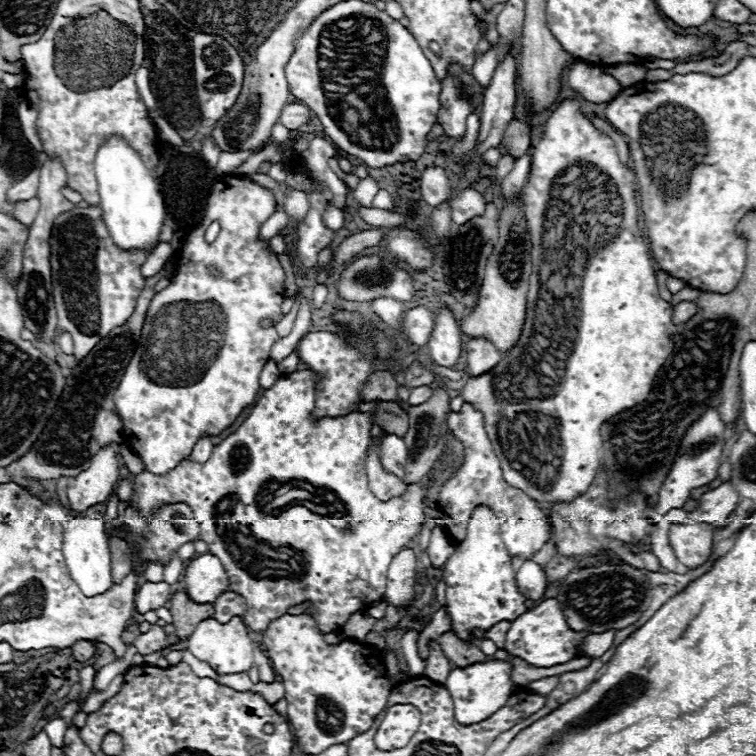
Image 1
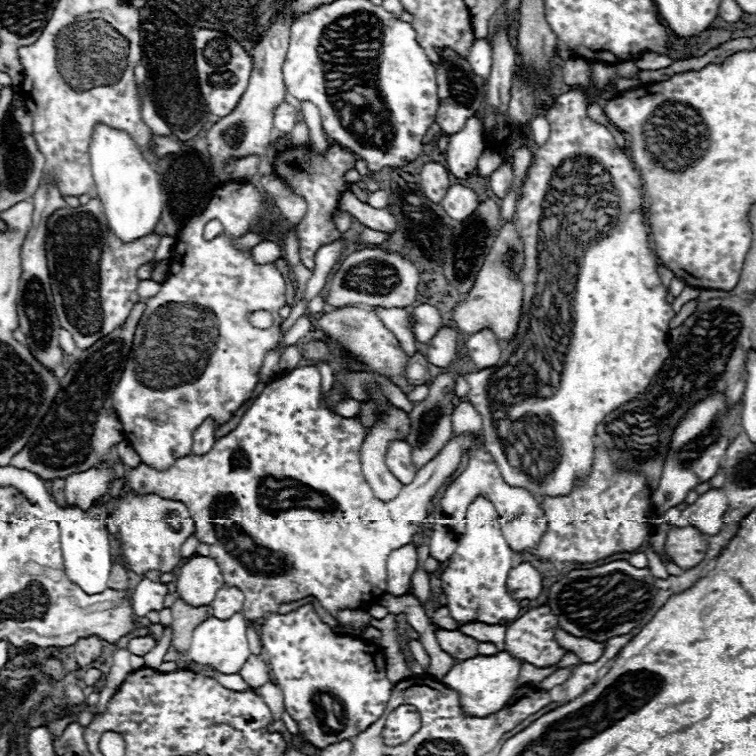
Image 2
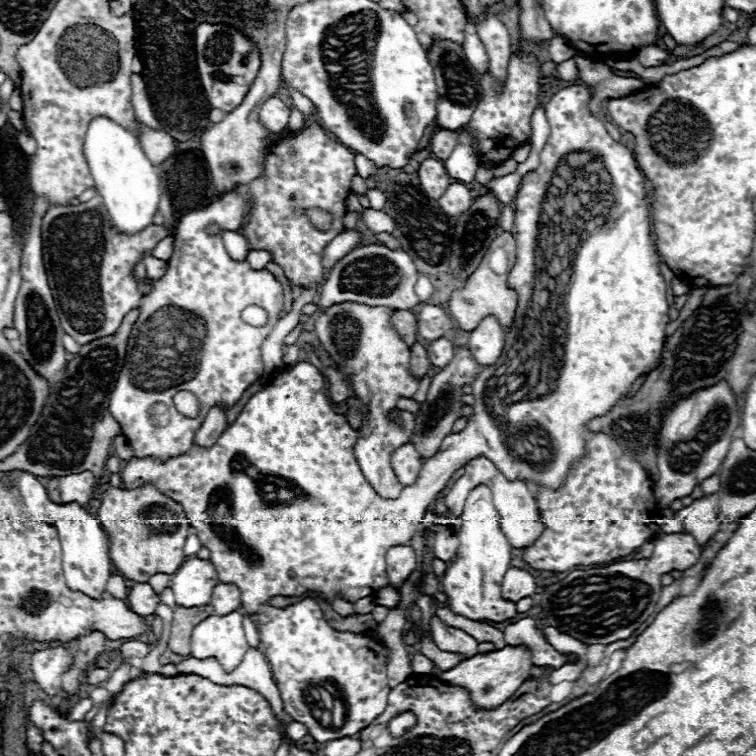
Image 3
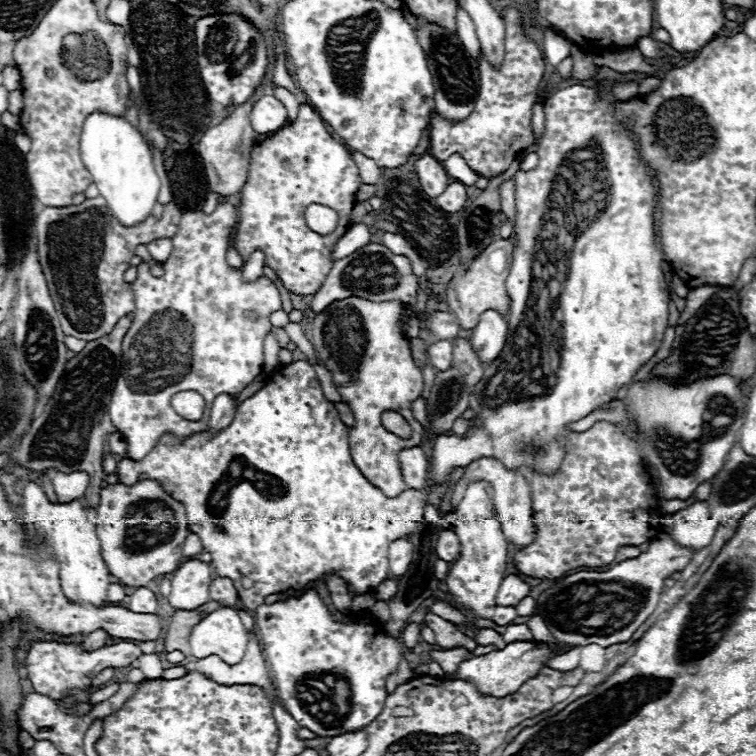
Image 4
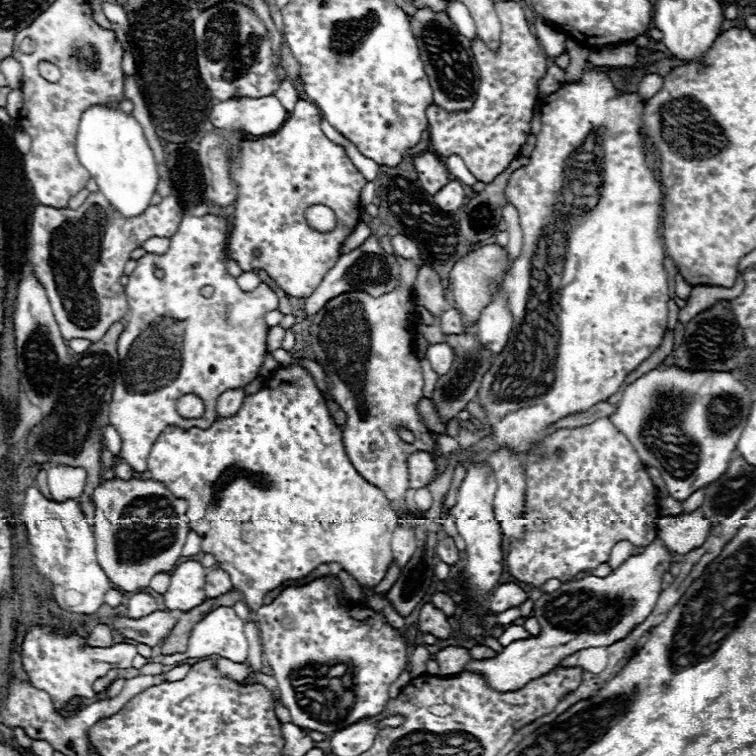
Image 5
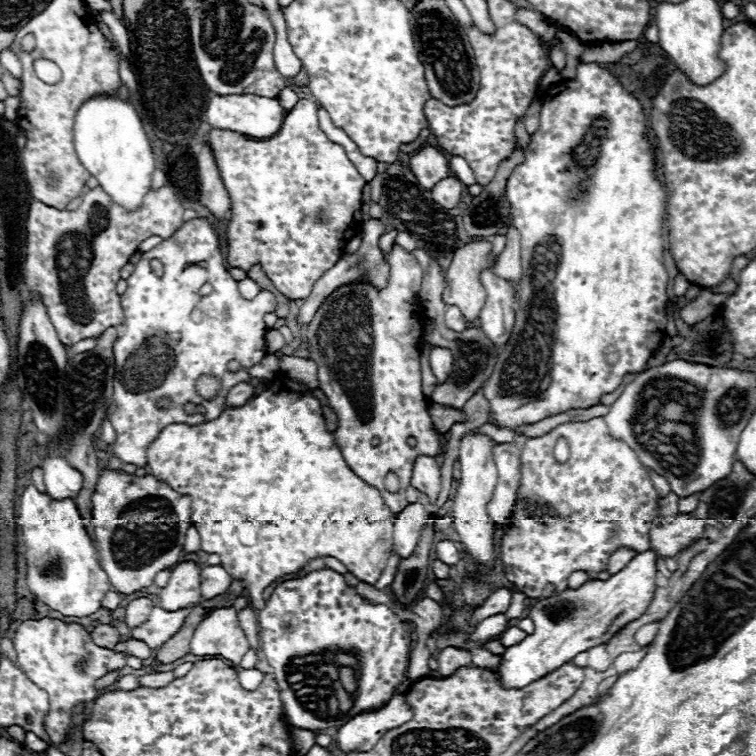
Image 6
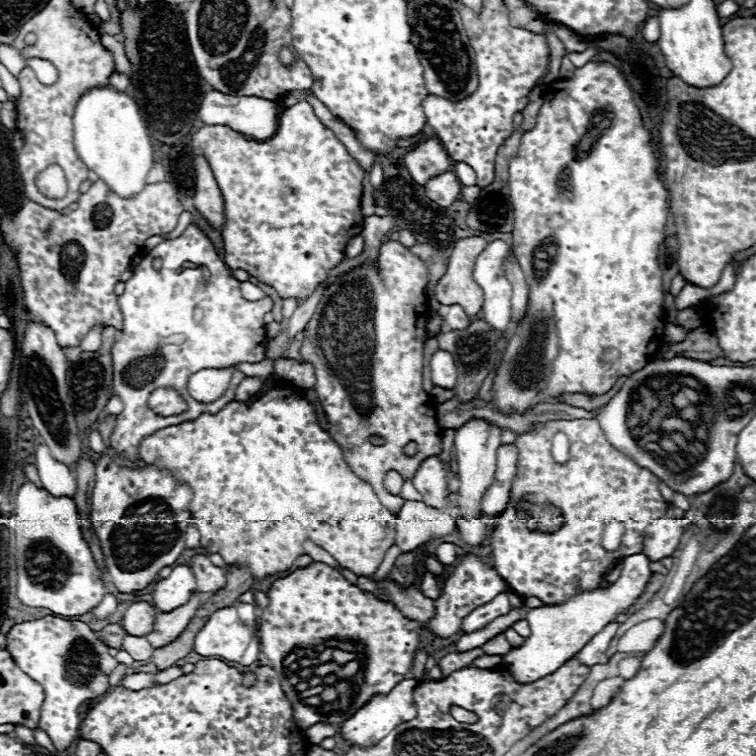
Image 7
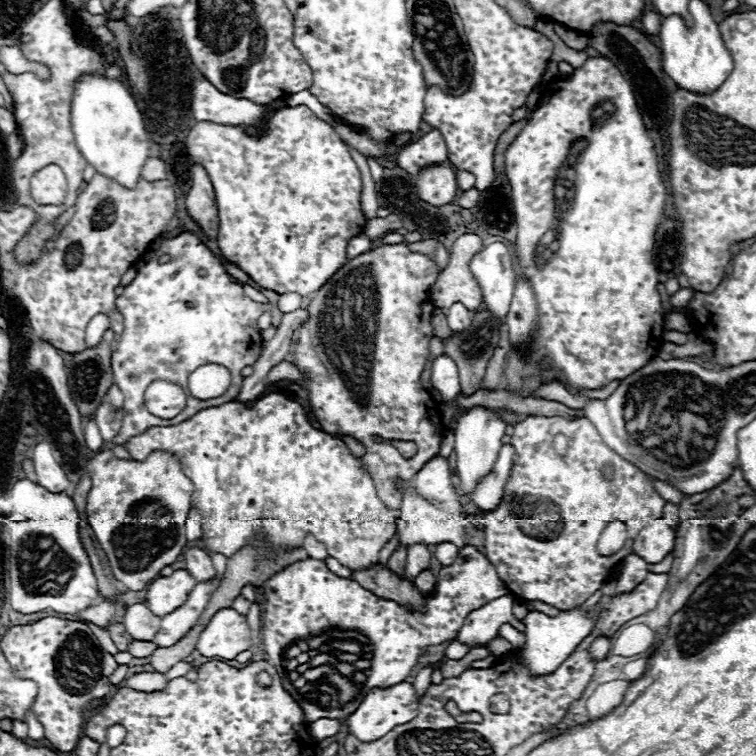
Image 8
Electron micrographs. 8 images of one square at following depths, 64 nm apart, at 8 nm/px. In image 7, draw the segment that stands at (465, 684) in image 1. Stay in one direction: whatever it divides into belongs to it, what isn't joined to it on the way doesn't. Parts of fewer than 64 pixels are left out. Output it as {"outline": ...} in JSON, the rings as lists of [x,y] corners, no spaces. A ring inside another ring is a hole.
{"outline":[[[632,554],[624,560],[624,568],[618,580],[612,582],[608,588],[598,586],[590,592],[580,592],[574,598],[566,600],[564,604],[542,604],[540,608],[530,608],[526,620],[530,622],[532,634],[524,640],[522,646],[512,648],[504,656],[504,666],[520,684],[528,684],[552,674],[574,654],[578,654],[618,614],[626,612],[642,596],[650,578],[652,578],[652,570],[650,570],[648,556]]]}

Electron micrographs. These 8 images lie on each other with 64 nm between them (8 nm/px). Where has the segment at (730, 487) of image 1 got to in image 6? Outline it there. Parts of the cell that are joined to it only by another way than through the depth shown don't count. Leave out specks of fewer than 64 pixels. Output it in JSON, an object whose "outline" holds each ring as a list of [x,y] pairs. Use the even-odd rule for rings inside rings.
{"outline":[[[692,516],[658,518],[650,528],[650,548],[658,556],[674,558],[704,534],[704,520]]]}

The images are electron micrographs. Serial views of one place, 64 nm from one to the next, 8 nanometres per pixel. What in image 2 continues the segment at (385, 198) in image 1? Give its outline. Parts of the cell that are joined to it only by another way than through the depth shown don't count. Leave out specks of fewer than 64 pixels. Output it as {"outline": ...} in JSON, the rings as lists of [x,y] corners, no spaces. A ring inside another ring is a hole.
{"outline":[[[376,190],[368,196],[368,204],[374,208],[386,208],[388,206],[388,194],[384,190]]]}

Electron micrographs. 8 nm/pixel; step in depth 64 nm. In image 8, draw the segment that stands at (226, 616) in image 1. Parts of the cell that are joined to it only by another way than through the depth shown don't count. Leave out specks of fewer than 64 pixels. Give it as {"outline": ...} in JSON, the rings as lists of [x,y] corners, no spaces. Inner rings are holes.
{"outline":[[[190,548],[184,552],[186,570],[196,578],[196,582],[208,582],[216,578],[216,568],[212,566],[210,554],[200,548]]]}

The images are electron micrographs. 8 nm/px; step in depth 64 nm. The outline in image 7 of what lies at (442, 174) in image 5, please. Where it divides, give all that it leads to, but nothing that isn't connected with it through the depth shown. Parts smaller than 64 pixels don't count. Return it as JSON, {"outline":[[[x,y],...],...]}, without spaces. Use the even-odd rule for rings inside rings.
{"outline":[[[430,138],[426,142],[420,142],[414,150],[410,150],[404,156],[404,164],[412,174],[412,178],[424,186],[430,178],[450,170],[452,160],[448,160],[448,154],[440,144],[440,140]]]}

